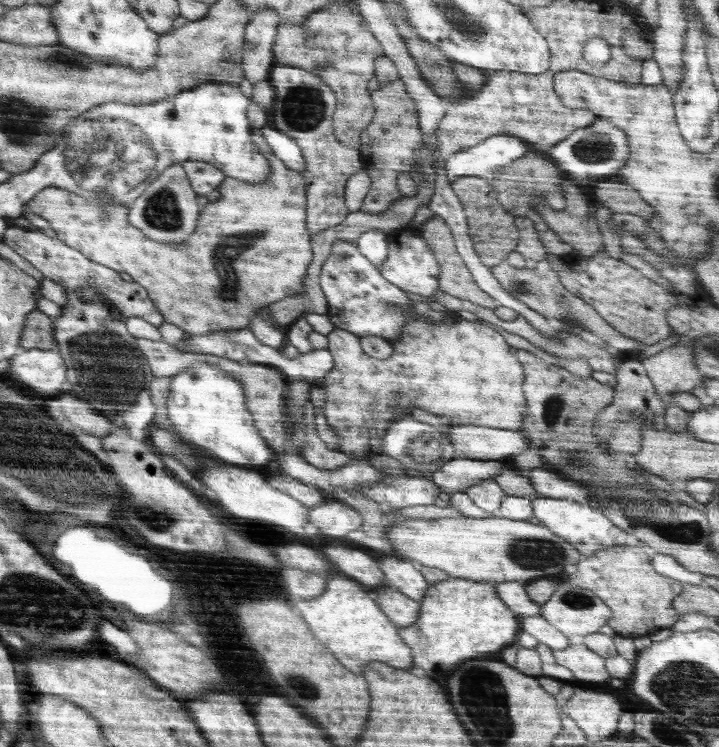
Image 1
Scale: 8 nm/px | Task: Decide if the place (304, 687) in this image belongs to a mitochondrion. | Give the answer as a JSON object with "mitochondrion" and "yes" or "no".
{"mitochondrion":"yes"}

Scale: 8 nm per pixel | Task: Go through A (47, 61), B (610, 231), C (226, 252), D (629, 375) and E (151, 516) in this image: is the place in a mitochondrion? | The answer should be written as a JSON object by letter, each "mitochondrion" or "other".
{"A":"mitochondrion","B":"other","C":"mitochondrion","D":"other","E":"mitochondrion"}

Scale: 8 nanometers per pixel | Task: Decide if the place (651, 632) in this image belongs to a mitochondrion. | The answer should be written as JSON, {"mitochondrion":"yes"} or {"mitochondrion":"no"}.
{"mitochondrion":"no"}

